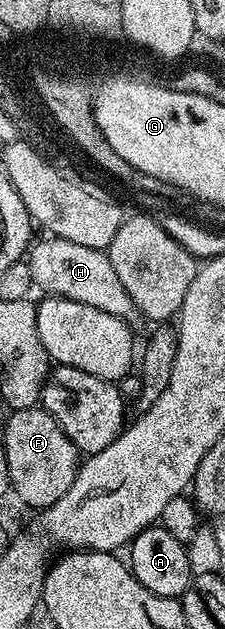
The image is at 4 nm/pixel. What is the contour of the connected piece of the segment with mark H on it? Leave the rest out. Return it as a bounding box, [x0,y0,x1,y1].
[27,236,139,324]

